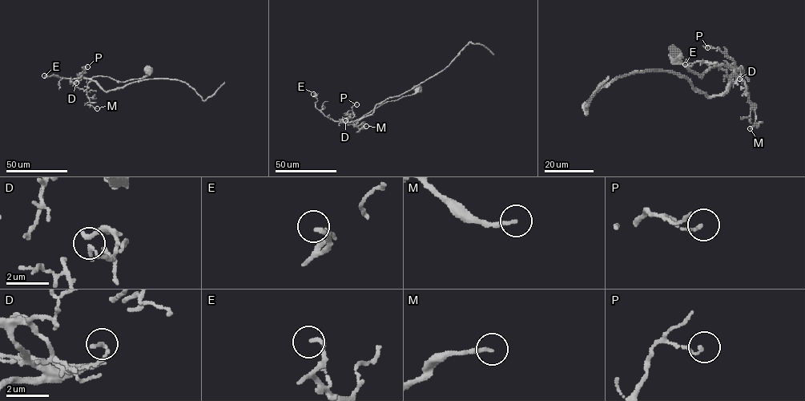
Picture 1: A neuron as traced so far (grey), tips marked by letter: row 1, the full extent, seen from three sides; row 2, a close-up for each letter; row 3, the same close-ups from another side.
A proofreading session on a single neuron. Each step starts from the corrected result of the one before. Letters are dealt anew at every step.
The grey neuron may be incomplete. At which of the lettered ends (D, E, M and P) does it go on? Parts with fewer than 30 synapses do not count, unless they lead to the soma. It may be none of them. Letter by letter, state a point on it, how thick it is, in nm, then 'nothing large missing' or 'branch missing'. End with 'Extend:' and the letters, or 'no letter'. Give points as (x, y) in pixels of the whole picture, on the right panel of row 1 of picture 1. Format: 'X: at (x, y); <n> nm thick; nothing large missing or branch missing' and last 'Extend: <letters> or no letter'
D: at (739, 78); 200 nm thick; nothing large missing
E: at (685, 64); 160 nm thick; nothing large missing
M: at (750, 128); 200 nm thick; nothing large missing
P: at (707, 47); 150 nm thick; nothing large missing
Extend: no letter

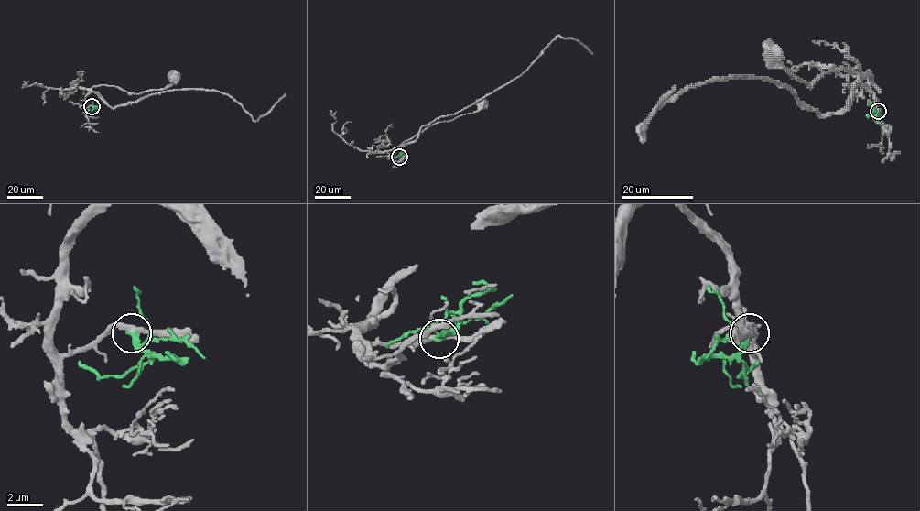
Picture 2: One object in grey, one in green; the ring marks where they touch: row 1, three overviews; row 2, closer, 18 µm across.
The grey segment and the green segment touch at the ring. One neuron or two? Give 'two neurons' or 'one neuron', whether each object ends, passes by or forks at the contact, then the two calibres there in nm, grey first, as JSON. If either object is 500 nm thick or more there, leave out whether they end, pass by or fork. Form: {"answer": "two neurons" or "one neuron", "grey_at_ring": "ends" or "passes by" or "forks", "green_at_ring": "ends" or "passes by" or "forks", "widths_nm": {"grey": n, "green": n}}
{"answer": "one neuron", "grey_at_ring": "passes by", "green_at_ring": "passes by", "widths_nm": {"grey": 320, "green": 280}}

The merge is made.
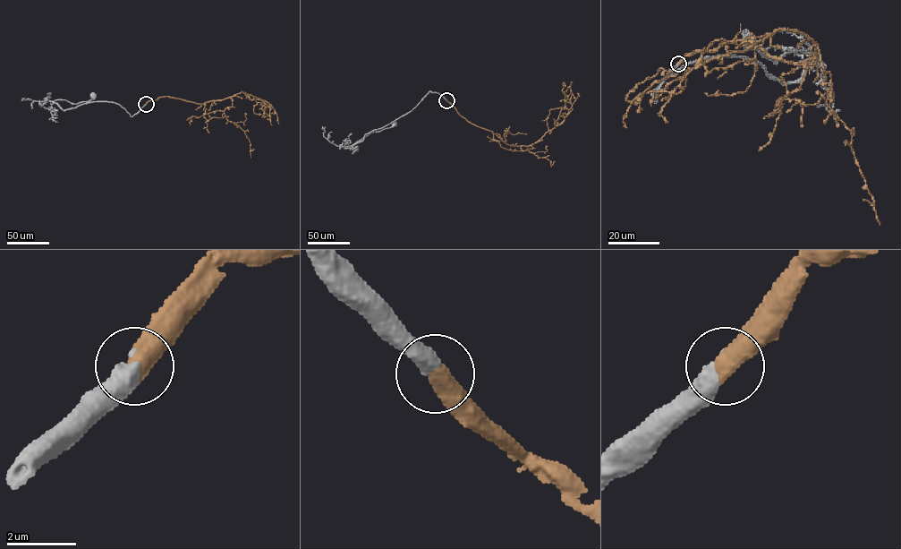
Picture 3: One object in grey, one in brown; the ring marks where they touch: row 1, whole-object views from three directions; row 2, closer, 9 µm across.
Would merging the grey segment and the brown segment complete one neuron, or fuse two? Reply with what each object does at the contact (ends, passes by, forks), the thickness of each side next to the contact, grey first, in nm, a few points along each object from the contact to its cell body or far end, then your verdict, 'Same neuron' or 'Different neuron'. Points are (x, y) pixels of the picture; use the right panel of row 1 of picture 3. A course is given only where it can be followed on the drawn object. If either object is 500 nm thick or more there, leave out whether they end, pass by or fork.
Thickness 550 nm (grey) against 600 nm. Course of grey: (678, 64), (656, 101), (673, 72), (715, 56), (802, 78), (808, 52), (773, 63), (749, 40). Course of brown: (678, 64), (741, 41), (802, 64), (817, 46), (777, 30), (687, 70), (660, 68), (626, 99), (637, 98). Same neuron

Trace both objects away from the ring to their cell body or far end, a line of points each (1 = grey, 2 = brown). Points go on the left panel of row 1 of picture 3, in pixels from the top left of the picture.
1: (146, 104), (131, 116), (112, 102), (89, 102), (63, 110), (54, 101), (78, 104), (93, 96)
2: (146, 104), (166, 97), (202, 104), (245, 92), (271, 105), (262, 107), (262, 116), (265, 115)

